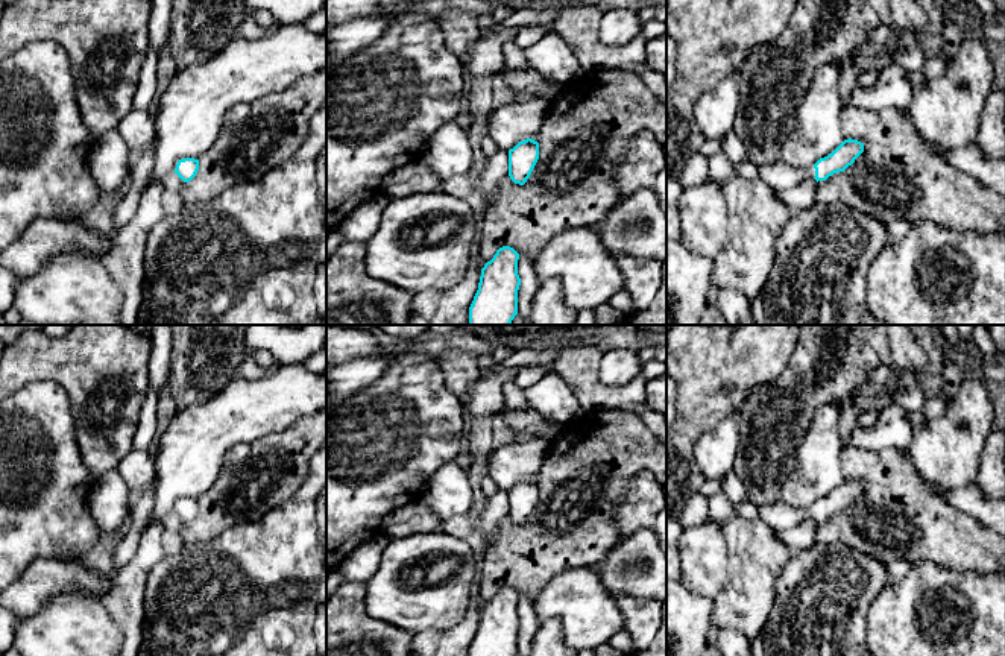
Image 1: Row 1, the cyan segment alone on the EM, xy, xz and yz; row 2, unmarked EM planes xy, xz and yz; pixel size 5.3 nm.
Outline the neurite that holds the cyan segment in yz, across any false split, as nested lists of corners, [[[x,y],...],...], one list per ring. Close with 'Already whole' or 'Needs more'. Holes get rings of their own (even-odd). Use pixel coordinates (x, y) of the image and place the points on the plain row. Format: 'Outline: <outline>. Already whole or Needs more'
Outline: [[[844,480],[832,494],[820,498],[811,509],[800,510],[782,498],[758,507],[758,516],[771,525],[774,531],[789,530],[805,519],[826,521],[838,512],[844,512],[864,492],[864,484],[858,480]]]. Needs more

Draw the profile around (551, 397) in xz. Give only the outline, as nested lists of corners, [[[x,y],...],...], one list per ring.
[[[556,372],[545,374],[542,380],[524,390],[524,396],[528,407],[565,425],[586,415],[572,389]]]

